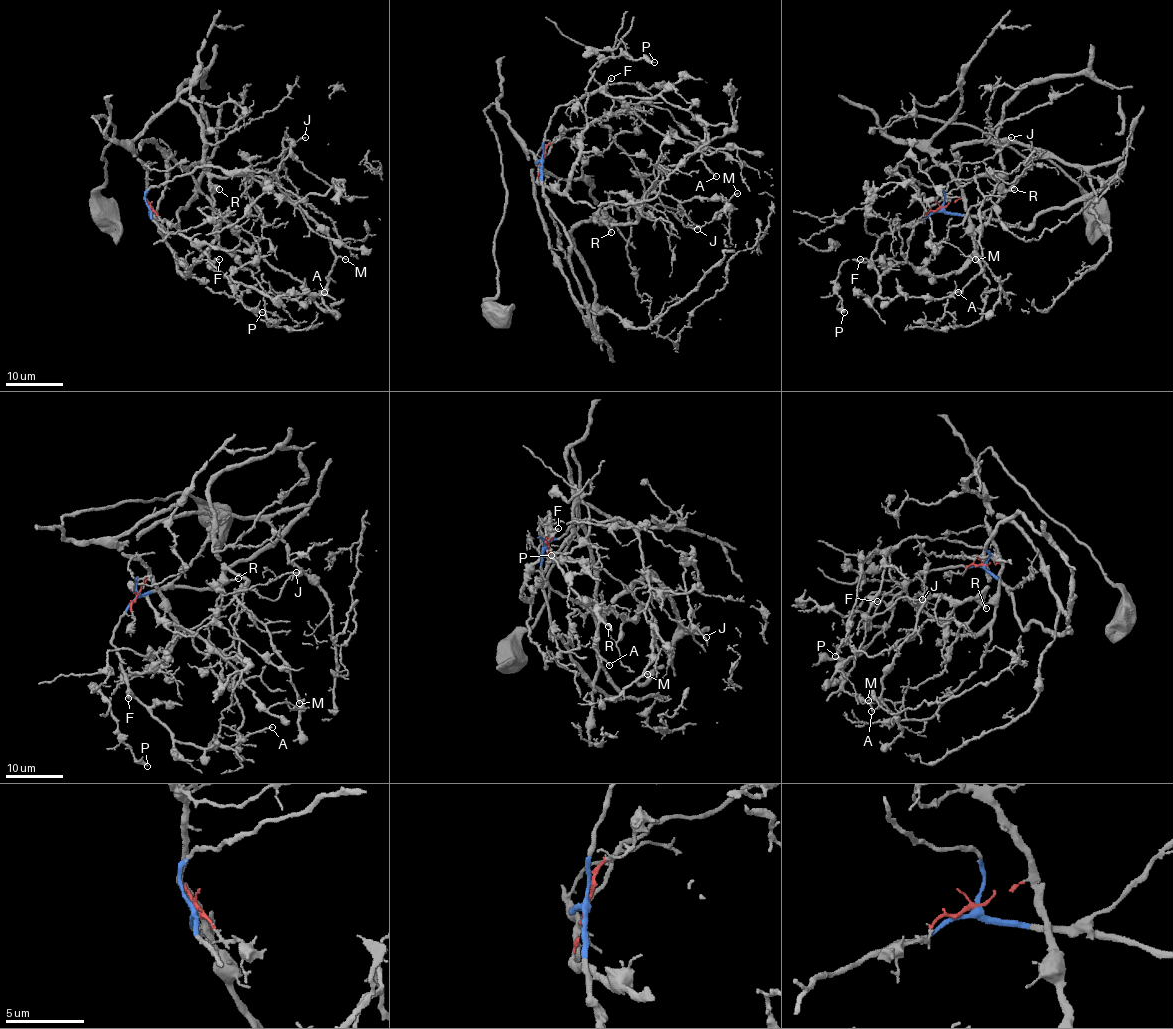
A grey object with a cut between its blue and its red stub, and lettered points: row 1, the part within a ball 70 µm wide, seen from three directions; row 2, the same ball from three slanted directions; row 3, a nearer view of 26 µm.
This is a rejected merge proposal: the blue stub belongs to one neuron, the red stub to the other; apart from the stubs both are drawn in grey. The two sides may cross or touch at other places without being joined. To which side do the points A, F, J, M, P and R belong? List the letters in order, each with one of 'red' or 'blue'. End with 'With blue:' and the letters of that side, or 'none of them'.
A: blue
F: blue
J: blue
M: blue
P: red
R: blue
With blue: A, F, J, M, R

